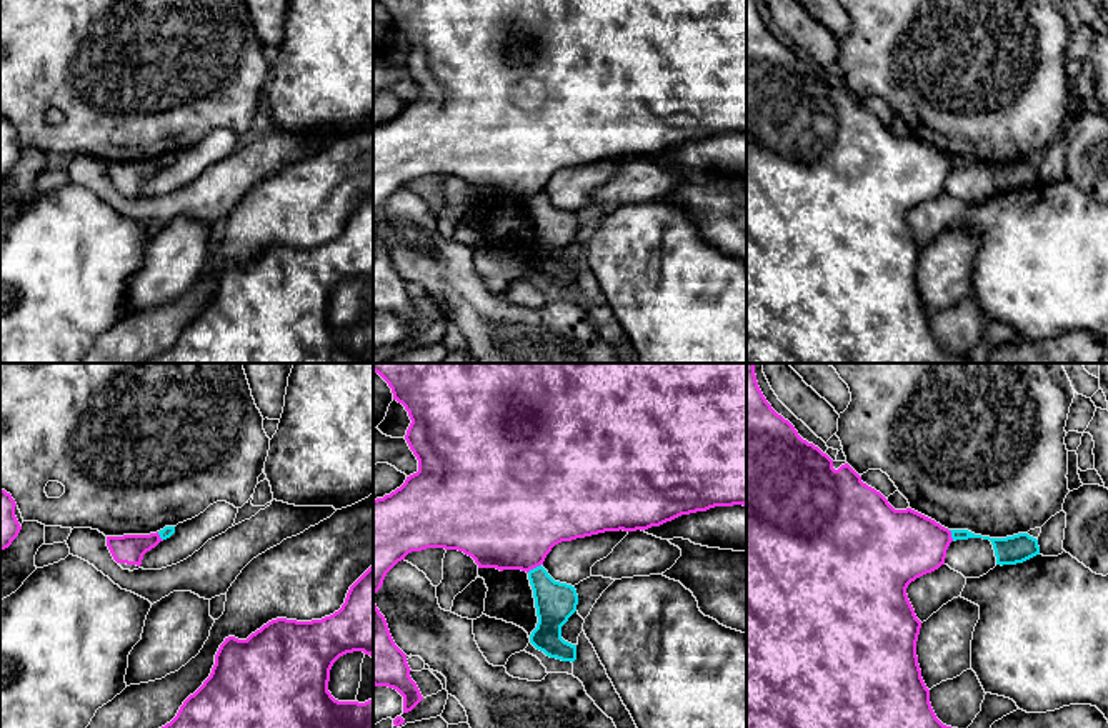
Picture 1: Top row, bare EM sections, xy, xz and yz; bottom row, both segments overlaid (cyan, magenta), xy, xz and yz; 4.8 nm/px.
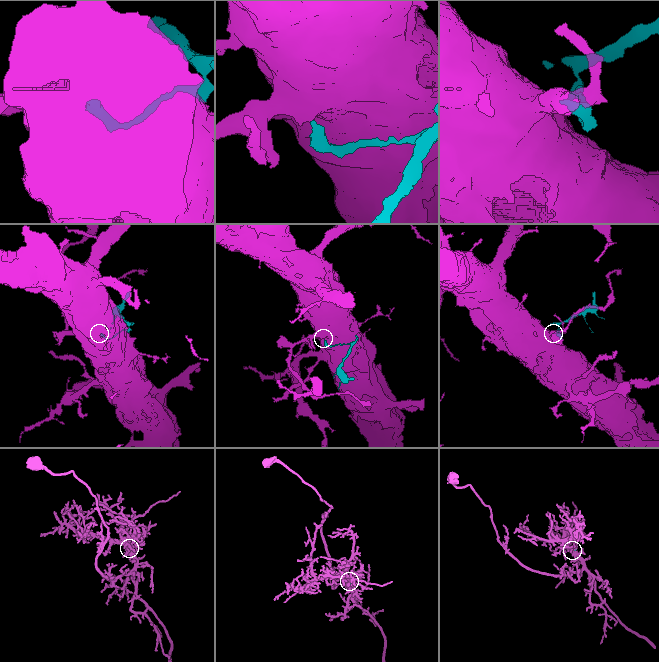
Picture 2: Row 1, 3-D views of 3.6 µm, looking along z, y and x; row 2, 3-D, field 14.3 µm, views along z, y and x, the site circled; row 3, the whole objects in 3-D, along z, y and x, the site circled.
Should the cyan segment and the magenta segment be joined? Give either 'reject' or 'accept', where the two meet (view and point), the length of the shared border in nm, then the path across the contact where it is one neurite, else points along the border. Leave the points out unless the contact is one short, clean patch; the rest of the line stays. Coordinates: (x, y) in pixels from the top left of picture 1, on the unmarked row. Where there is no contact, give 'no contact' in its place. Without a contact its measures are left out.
reject; contact xz (534, 195); length 80 nm; border xz (540, 190), (527, 199)

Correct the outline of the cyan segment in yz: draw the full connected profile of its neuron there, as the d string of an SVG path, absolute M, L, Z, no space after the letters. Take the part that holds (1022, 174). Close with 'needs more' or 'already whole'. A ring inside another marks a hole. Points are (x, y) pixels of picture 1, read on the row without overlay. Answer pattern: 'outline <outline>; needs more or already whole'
outline M950 157L953 168L968 165L990 167L995 177L996 192L1016 192L1040 182L1038 167L1028 160L1018 160L1006 165L990 165L975 162L968 157Z; already whole

